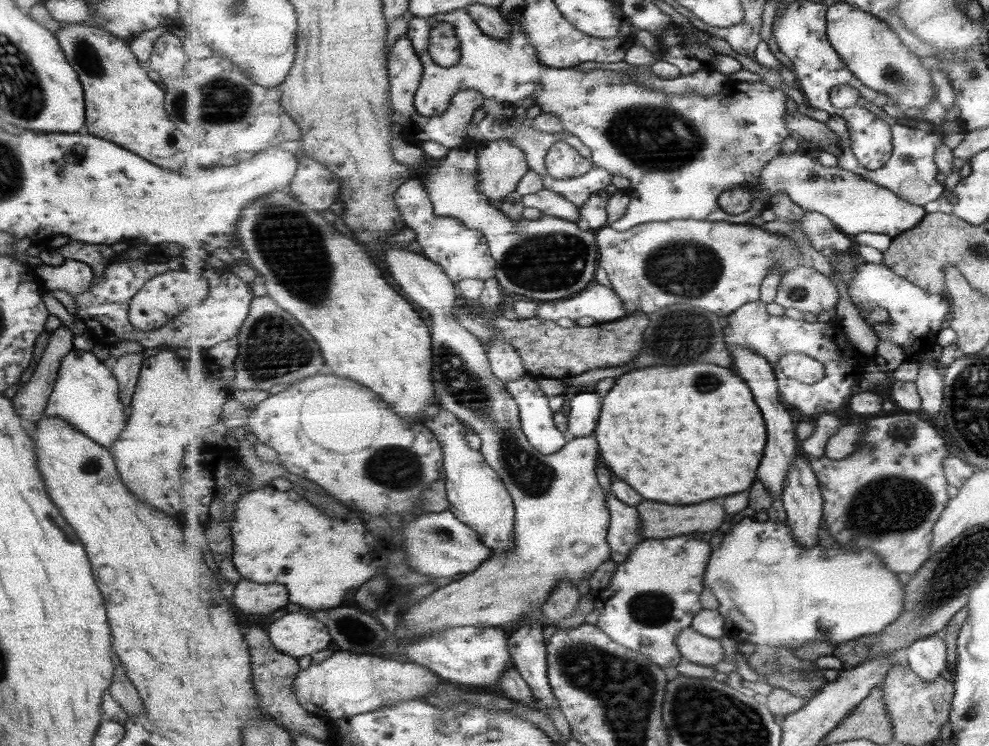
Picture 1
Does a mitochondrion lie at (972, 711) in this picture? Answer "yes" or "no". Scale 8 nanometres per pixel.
yes

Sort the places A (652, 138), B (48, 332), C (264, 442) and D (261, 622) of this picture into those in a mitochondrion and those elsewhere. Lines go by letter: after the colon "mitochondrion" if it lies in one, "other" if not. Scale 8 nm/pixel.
A: mitochondrion
B: other
C: other
D: other

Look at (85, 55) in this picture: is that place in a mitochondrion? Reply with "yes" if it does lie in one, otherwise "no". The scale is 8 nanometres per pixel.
yes

